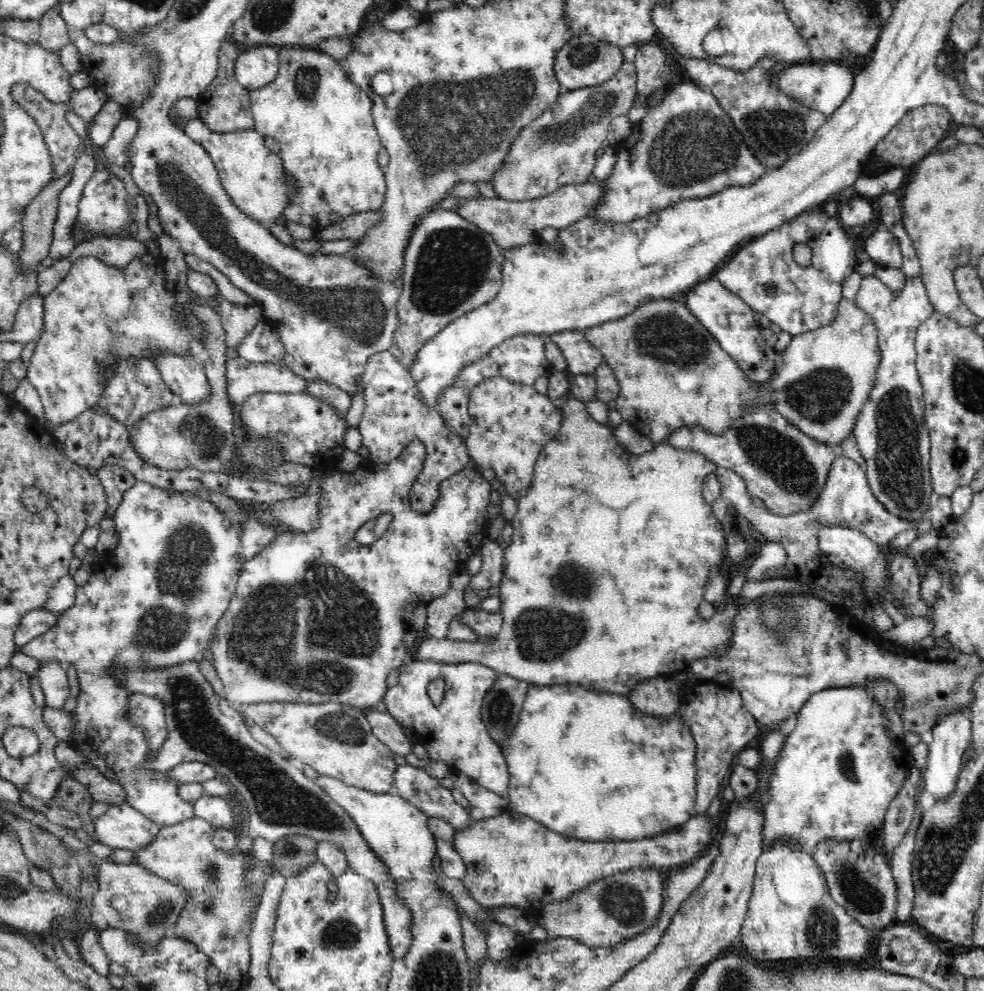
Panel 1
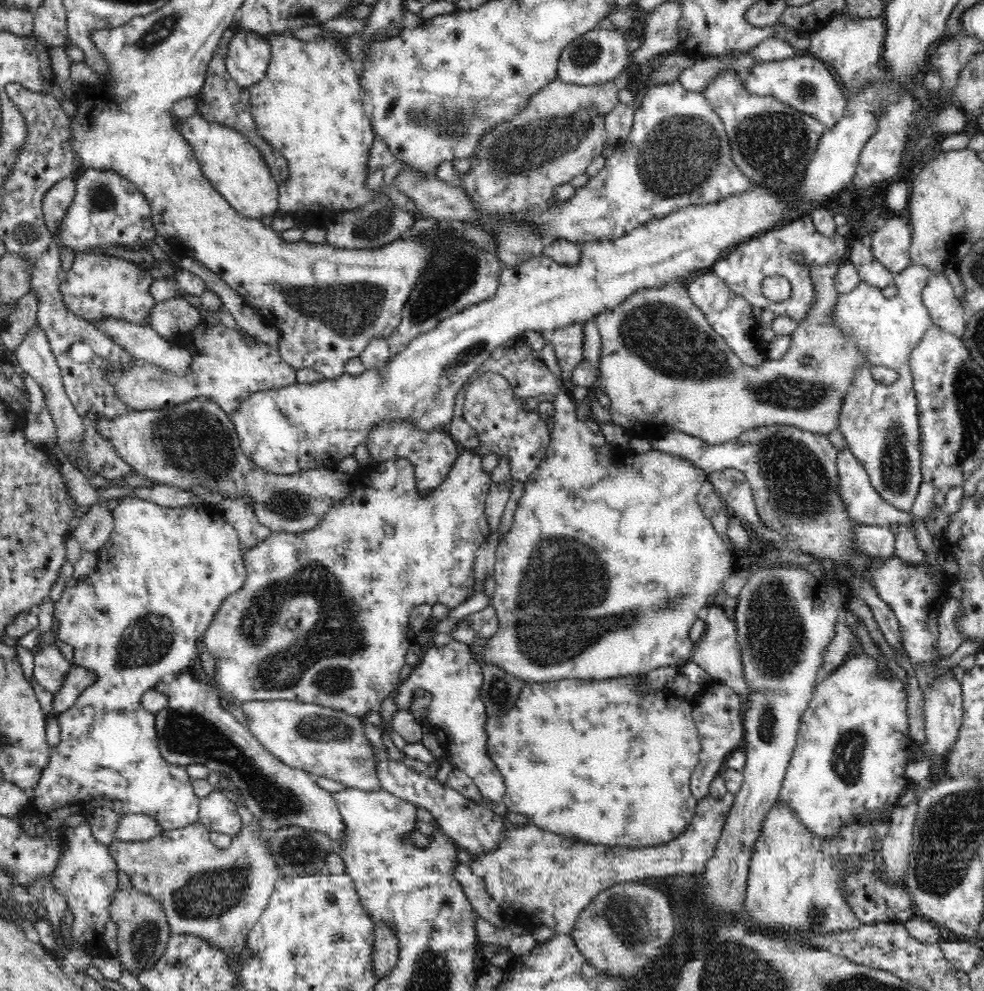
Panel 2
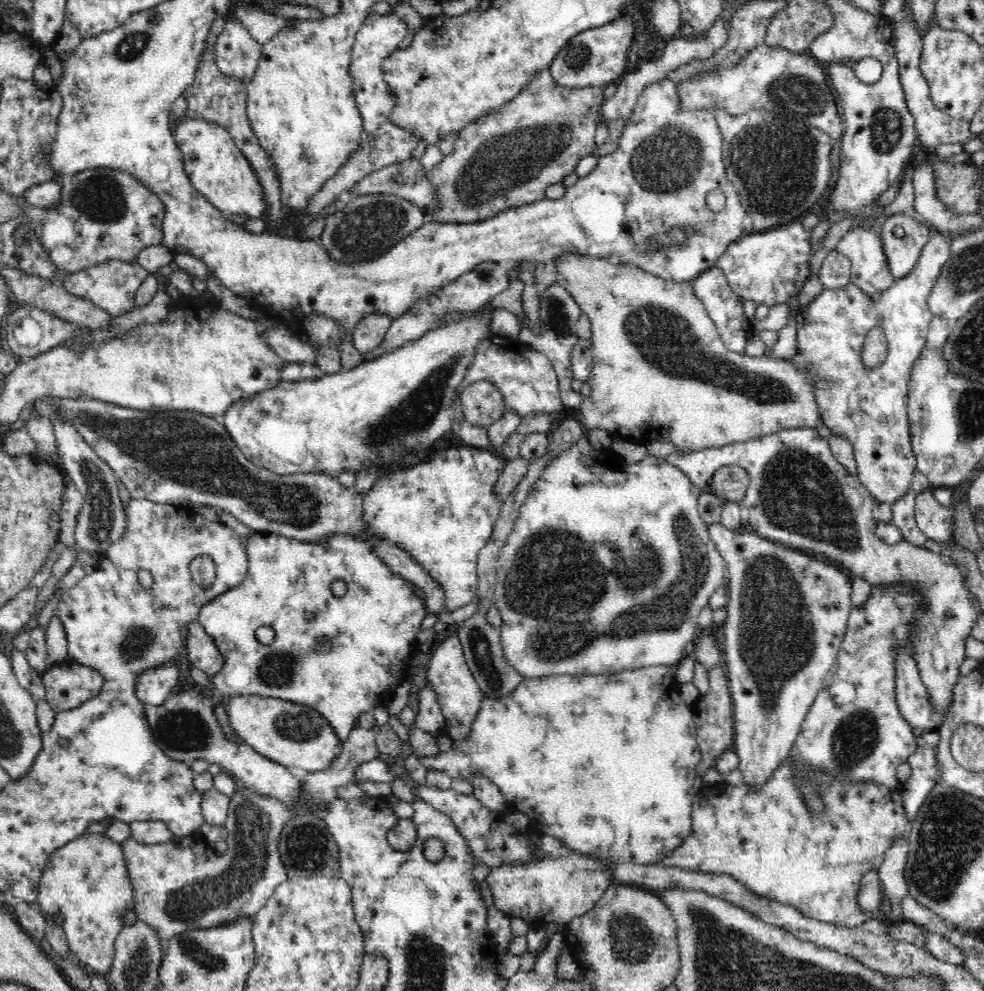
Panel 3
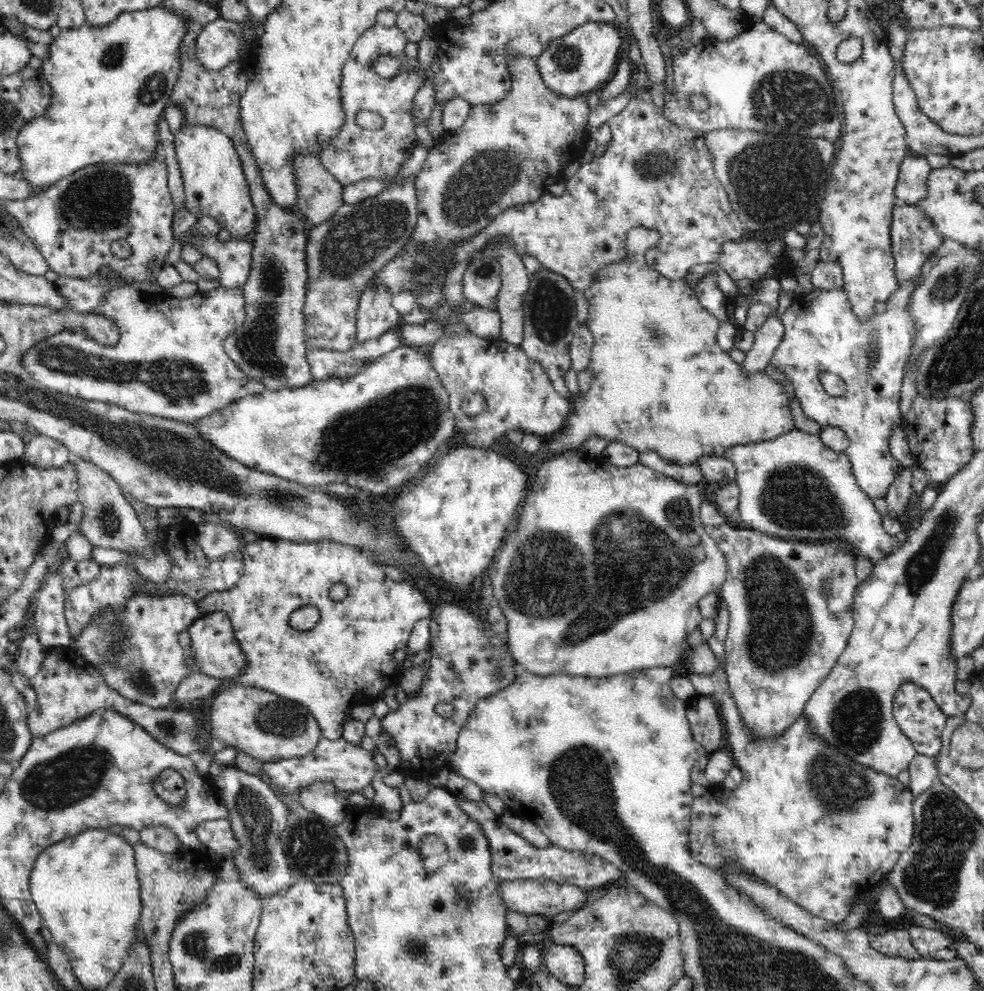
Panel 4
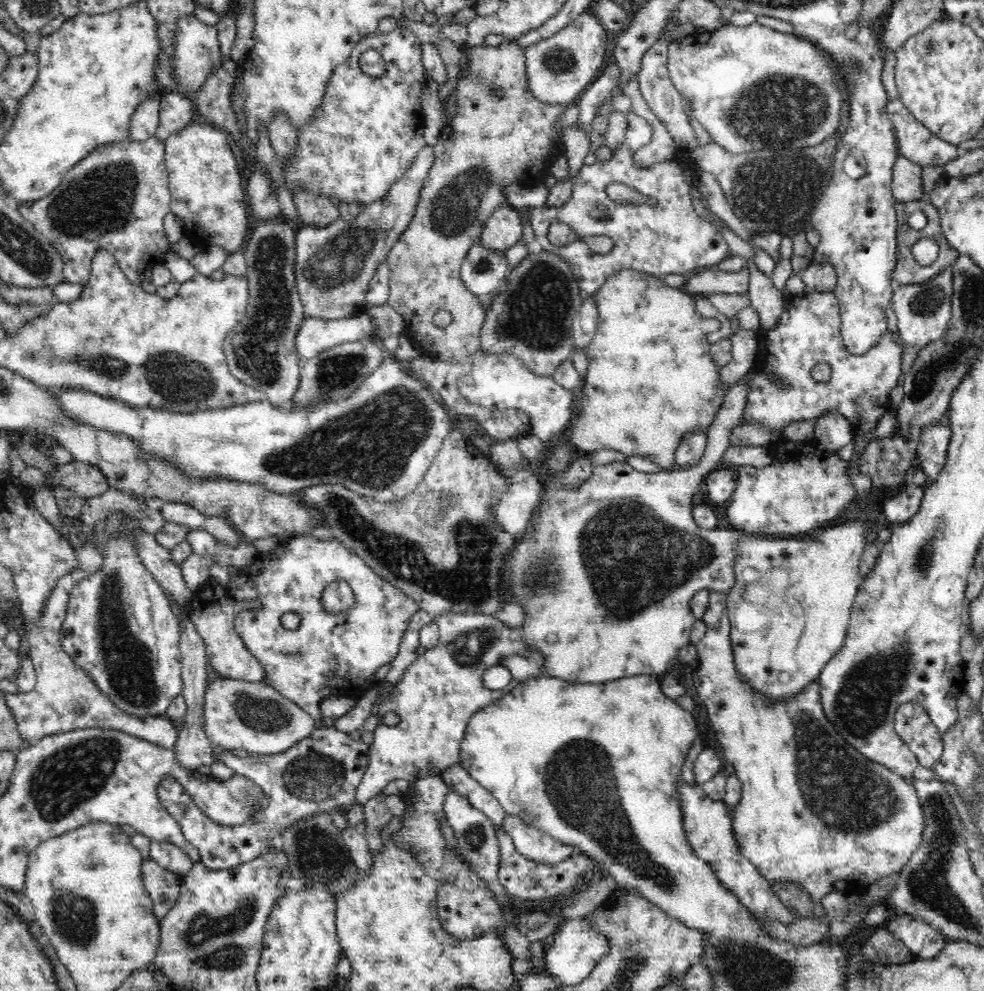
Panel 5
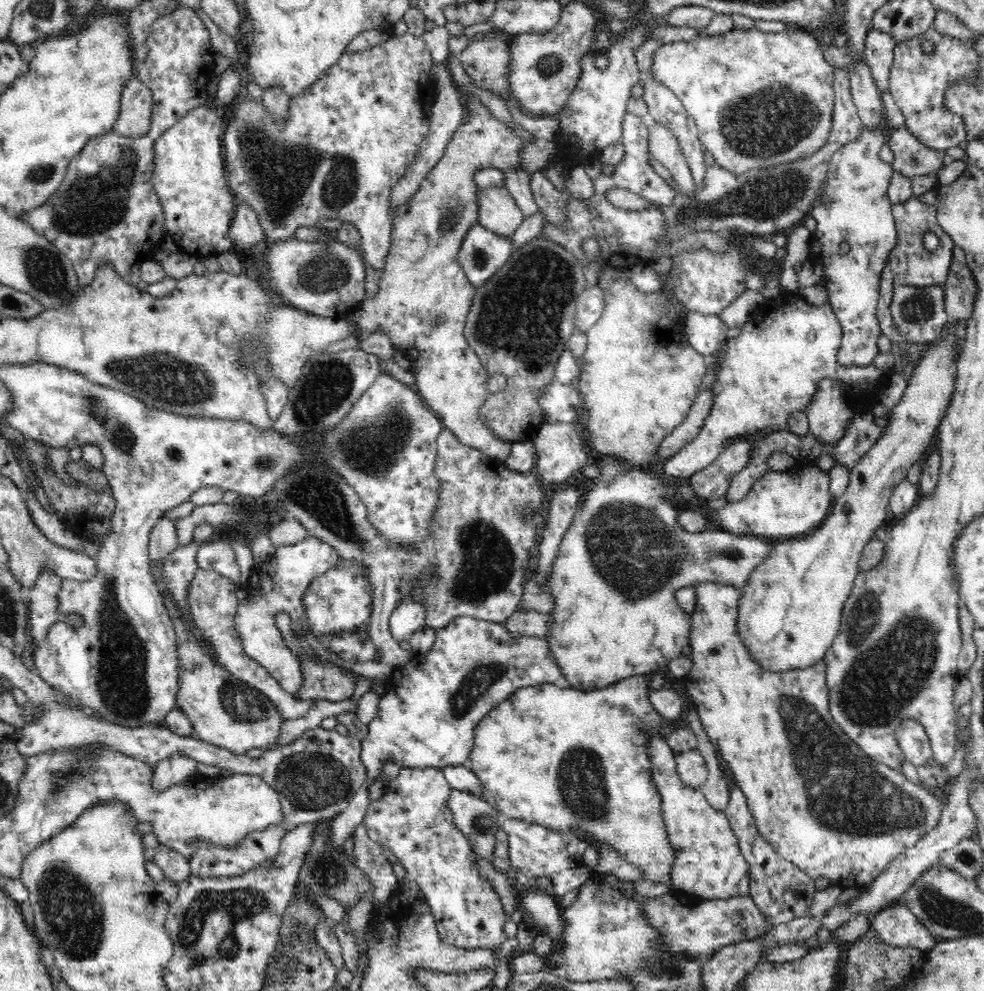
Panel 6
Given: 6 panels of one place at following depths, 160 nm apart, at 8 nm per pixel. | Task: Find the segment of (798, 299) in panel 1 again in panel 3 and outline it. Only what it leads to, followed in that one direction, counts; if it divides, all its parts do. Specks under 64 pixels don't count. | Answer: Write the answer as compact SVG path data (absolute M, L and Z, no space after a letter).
M802 222L766 232L750 231L727 247L716 266L723 270L730 289L743 299L753 300L756 304L766 303L769 307L786 304L792 295L799 296L811 276L809 260L814 255L813 246L811 233L804 229Z

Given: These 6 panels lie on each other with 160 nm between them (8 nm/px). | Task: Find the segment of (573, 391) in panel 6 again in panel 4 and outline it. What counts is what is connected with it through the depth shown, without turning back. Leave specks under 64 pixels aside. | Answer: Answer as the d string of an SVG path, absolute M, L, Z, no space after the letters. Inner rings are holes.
M466 332L466 334L458 334L458 336L447 336L443 335L440 340L428 347L430 359L432 359L432 366L434 370L438 373L442 384L445 386L449 396L449 407L451 413L454 414L456 419L456 428L458 431L464 433L464 438L466 438L467 446L476 448L478 450L486 450L490 449L490 446L494 444L494 440L498 438L498 436L502 436L505 434L507 430L520 428L526 433L532 433L535 435L539 435L544 438L545 436L552 434L554 432L558 432L558 430L562 429L565 426L565 422L570 414L570 402L564 396L562 396L556 390L556 387L553 385L549 374L541 367L539 362L532 361L532 359L526 357L526 353L520 349L520 346L510 344L506 342L503 338L482 338L478 335L475 335L472 332ZM466 394L481 394L484 397L484 402L486 403L486 408L482 410L481 413L475 414L474 416L468 415L464 409L462 409L462 402L464 402L464 398L466 398Z

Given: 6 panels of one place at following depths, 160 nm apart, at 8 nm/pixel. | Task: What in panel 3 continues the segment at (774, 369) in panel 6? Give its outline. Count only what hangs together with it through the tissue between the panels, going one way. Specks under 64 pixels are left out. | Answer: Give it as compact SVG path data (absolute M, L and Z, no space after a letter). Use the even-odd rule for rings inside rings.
M934 231L916 266L905 278L896 279L894 285L881 294L879 301L872 301L870 294L862 293L850 283L840 289L825 288L808 306L798 308L794 314L797 322L798 354L793 354L788 361L807 370L807 378L815 378L814 396L823 424L830 428L832 434L844 437L852 443L857 476L870 495L881 502L892 504L902 498L910 490L912 476L917 467L911 447L908 418L909 380L914 362L926 348L930 321L933 318L927 302L938 278L942 276L942 267L950 258L952 242L951 234L943 236L942 233ZM878 322L885 325L887 333L887 359L878 368L866 368L862 361L862 348L869 330Z

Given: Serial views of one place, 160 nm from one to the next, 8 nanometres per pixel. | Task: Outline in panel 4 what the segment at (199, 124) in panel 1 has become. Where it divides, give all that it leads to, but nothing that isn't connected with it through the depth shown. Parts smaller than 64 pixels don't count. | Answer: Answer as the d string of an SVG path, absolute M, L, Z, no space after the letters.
M185 123L174 135L176 158L185 188L185 207L192 215L211 216L220 229L230 233L231 240L252 236L256 210L232 138L213 126Z

